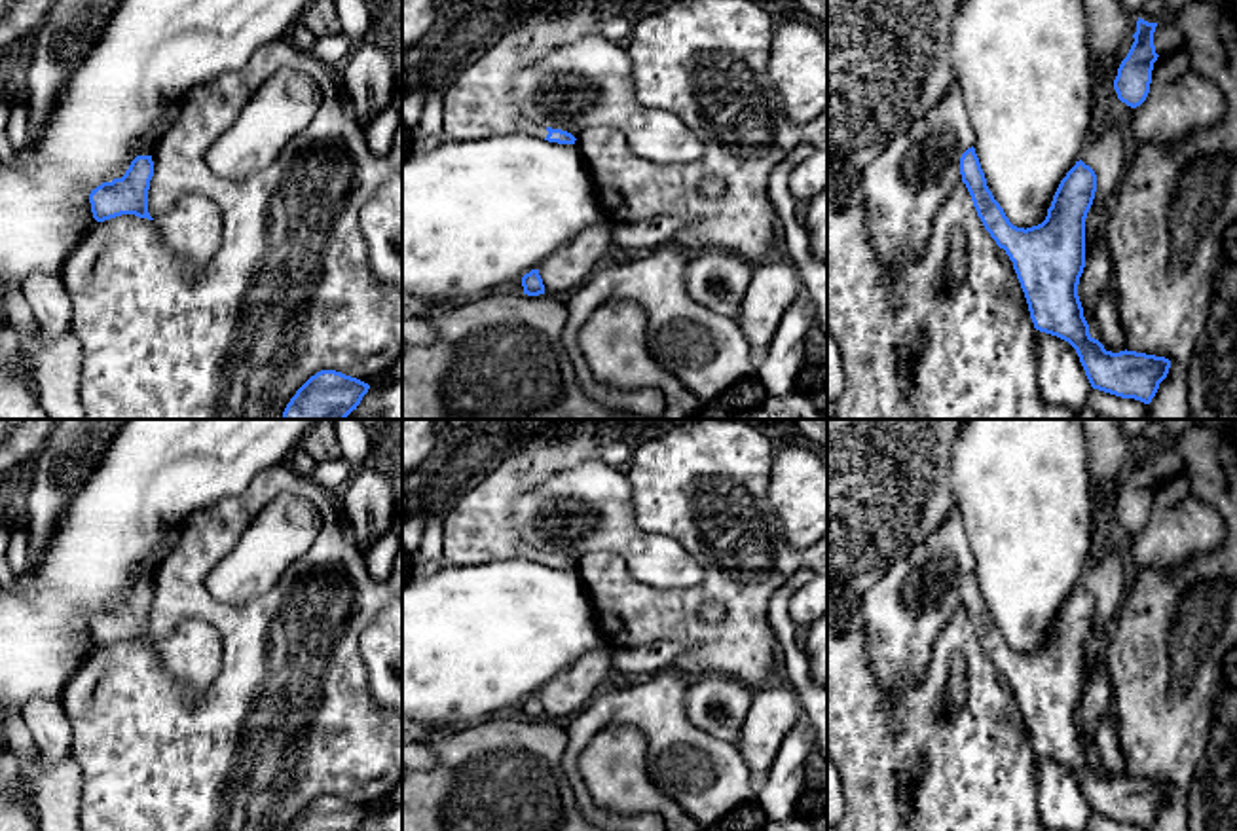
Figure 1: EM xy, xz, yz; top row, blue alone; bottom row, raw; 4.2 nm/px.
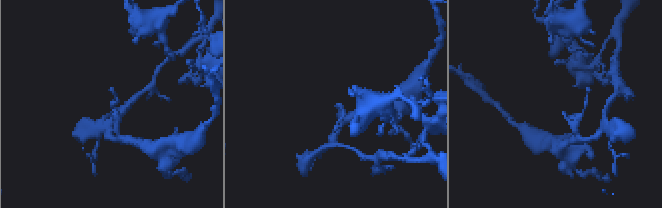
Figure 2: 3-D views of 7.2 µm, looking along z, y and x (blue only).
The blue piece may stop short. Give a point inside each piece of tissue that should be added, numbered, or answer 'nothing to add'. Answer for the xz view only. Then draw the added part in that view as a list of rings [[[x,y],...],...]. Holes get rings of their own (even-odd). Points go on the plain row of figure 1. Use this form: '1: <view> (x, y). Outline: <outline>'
1: xz (477, 530). Outline: [[[543,419],[537,433],[469,489],[444,518],[448,565],[526,558],[546,563],[512,527],[514,501],[552,474],[598,459],[600,427],[607,419]]]

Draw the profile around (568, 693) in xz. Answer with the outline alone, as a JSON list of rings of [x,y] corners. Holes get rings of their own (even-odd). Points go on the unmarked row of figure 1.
[[[588,651],[577,664],[548,681],[539,691],[546,719],[569,719],[581,711],[607,685],[613,672],[613,651]]]

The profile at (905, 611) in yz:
[[[954,507],[949,518],[924,543],[895,560],[878,582],[861,596],[856,624],[865,632],[869,666],[890,698],[897,698],[907,683],[922,677],[937,637],[952,620],[956,609],[962,607],[960,582],[973,569],[975,558],[964,520]]]

